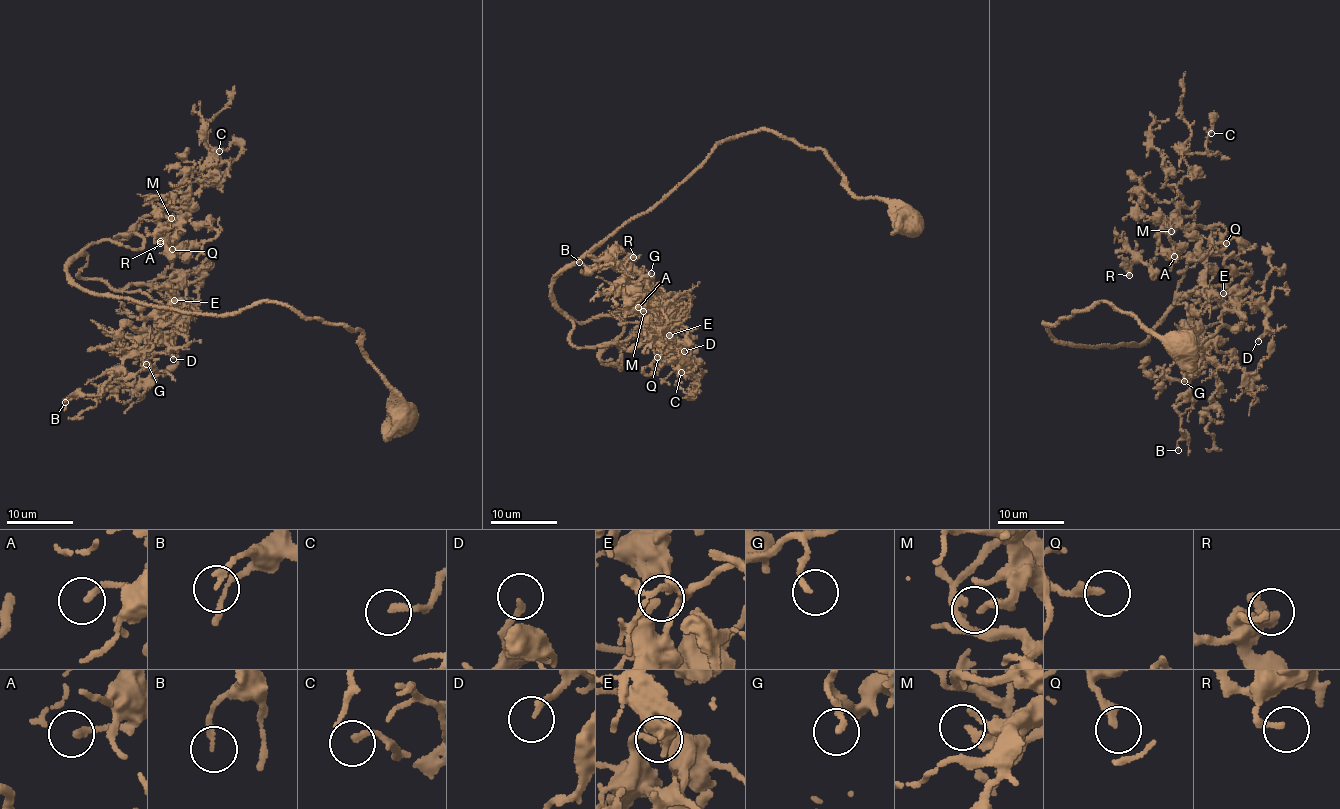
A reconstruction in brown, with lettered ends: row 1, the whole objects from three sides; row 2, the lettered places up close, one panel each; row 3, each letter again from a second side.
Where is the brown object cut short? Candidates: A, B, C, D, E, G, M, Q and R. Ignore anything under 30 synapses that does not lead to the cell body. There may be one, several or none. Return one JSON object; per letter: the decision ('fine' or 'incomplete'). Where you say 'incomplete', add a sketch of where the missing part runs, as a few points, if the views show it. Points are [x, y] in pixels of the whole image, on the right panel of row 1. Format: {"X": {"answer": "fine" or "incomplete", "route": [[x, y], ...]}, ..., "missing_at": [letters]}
{"A": {"answer": "fine"}, "B": {"answer": "fine"}, "C": {"answer": "fine"}, "D": {"answer": "fine"}, "E": {"answer": "fine"}, "G": {"answer": "fine"}, "M": {"answer": "fine"}, "Q": {"answer": "fine"}, "R": {"answer": "fine"}, "missing_at": []}

